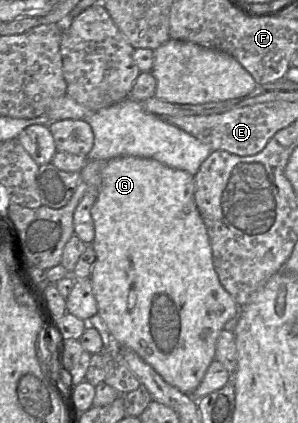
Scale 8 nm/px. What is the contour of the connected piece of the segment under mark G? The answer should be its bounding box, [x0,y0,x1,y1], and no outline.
[90,156,237,394]

